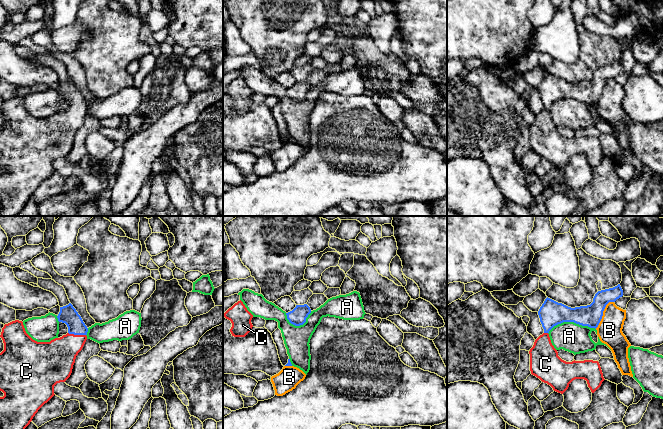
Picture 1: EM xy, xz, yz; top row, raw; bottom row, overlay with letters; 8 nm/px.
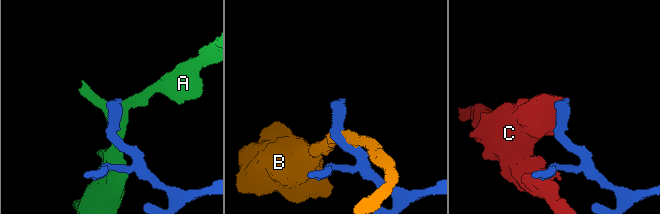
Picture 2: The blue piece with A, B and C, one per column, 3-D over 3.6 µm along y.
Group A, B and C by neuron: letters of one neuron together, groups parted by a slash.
A / B / C

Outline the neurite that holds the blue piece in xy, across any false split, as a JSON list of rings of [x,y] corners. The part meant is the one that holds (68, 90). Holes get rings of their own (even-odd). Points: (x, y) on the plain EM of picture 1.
[[[71,79],[60,83],[57,94],[59,98],[67,101],[68,109],[50,118],[33,116],[26,109],[23,98],[19,96],[5,100],[2,104],[0,113],[4,119],[4,126],[0,129],[0,167],[4,169],[4,172],[0,173],[0,216],[15,216],[18,214],[38,186],[55,171],[54,162],[57,159],[65,158],[72,149],[76,132],[87,116],[88,104]]]

